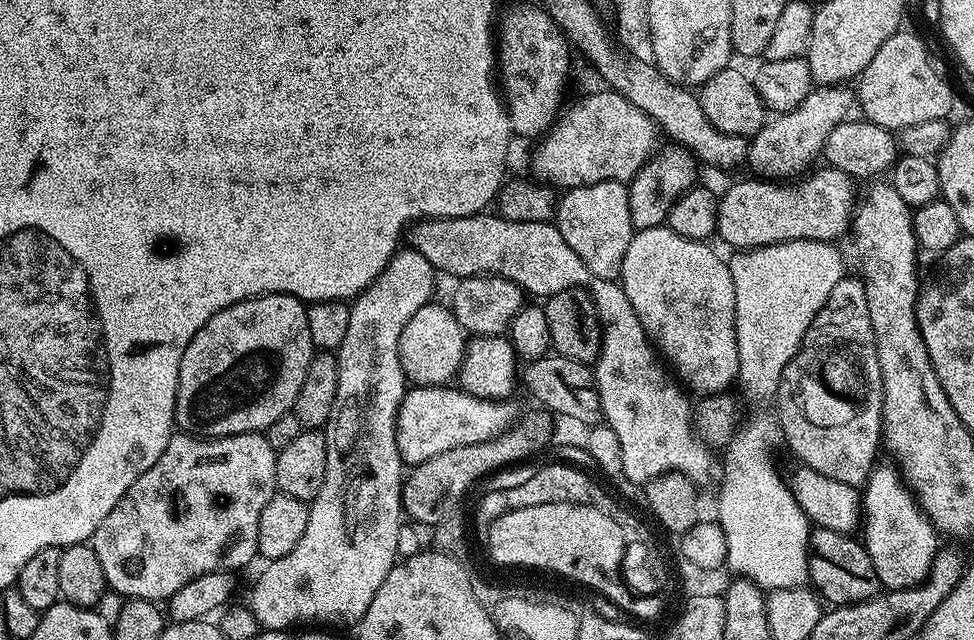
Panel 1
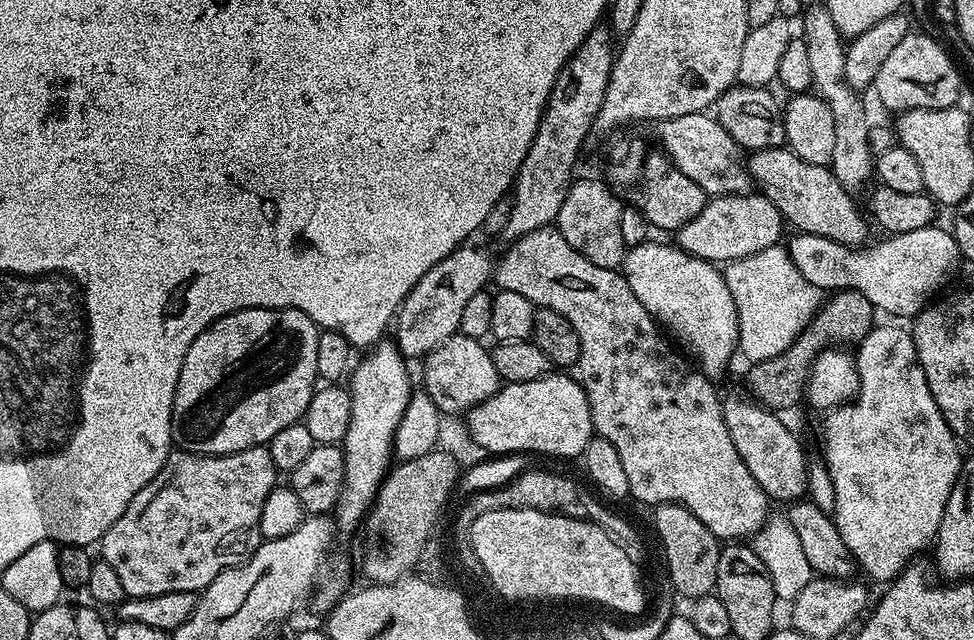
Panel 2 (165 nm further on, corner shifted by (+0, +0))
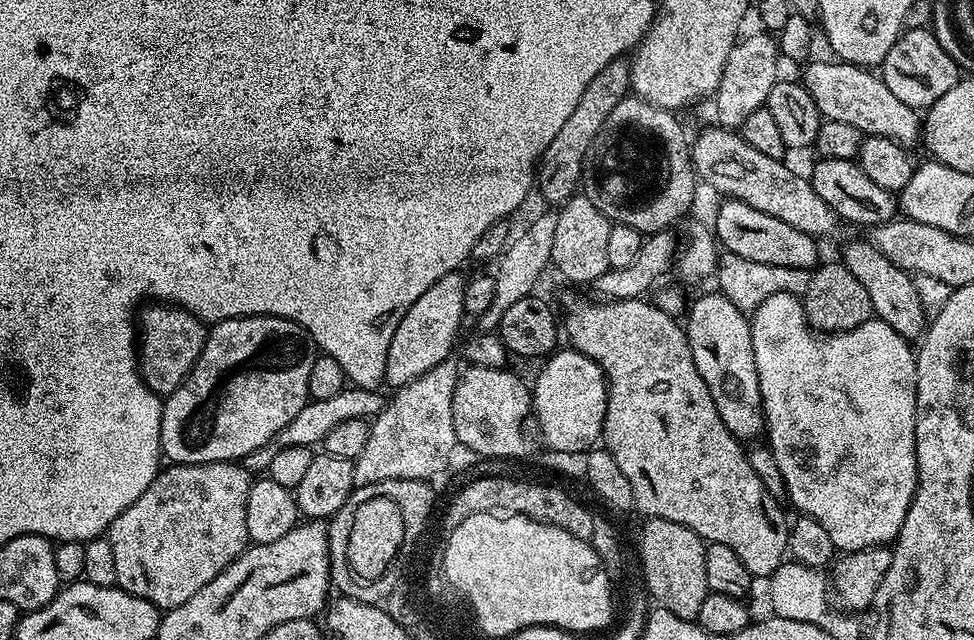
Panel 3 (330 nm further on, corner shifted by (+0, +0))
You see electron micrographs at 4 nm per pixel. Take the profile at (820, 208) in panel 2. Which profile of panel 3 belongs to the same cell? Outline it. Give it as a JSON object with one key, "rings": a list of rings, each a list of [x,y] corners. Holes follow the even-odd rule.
{"rings":[[[867,239],[850,241],[844,248],[842,262],[846,270],[850,270],[850,274],[854,274],[858,282],[862,282],[866,294],[870,294],[875,319],[886,322],[890,330],[909,342],[923,337],[926,331],[924,304],[920,301],[919,290],[916,289],[917,281],[909,273],[894,266],[894,262],[890,262],[890,258],[886,258],[886,254],[879,252]]]}

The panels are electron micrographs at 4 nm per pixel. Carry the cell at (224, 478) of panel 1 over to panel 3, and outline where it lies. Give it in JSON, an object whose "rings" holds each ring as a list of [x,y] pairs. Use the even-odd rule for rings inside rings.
{"rings":[[[219,460],[213,464],[172,464],[157,472],[154,482],[150,482],[150,486],[146,486],[146,490],[138,498],[138,502],[134,502],[126,511],[118,514],[118,518],[114,518],[114,522],[107,530],[106,539],[111,549],[114,550],[118,587],[138,598],[146,598],[146,602],[150,602],[155,608],[161,610],[182,606],[182,602],[186,602],[186,598],[194,598],[194,594],[198,594],[198,590],[202,590],[202,586],[206,586],[206,582],[210,582],[210,578],[214,578],[226,566],[230,566],[230,562],[238,559],[244,553],[244,549],[249,547],[250,541],[246,530],[246,498],[251,485],[250,473],[243,463],[227,460]]]}

